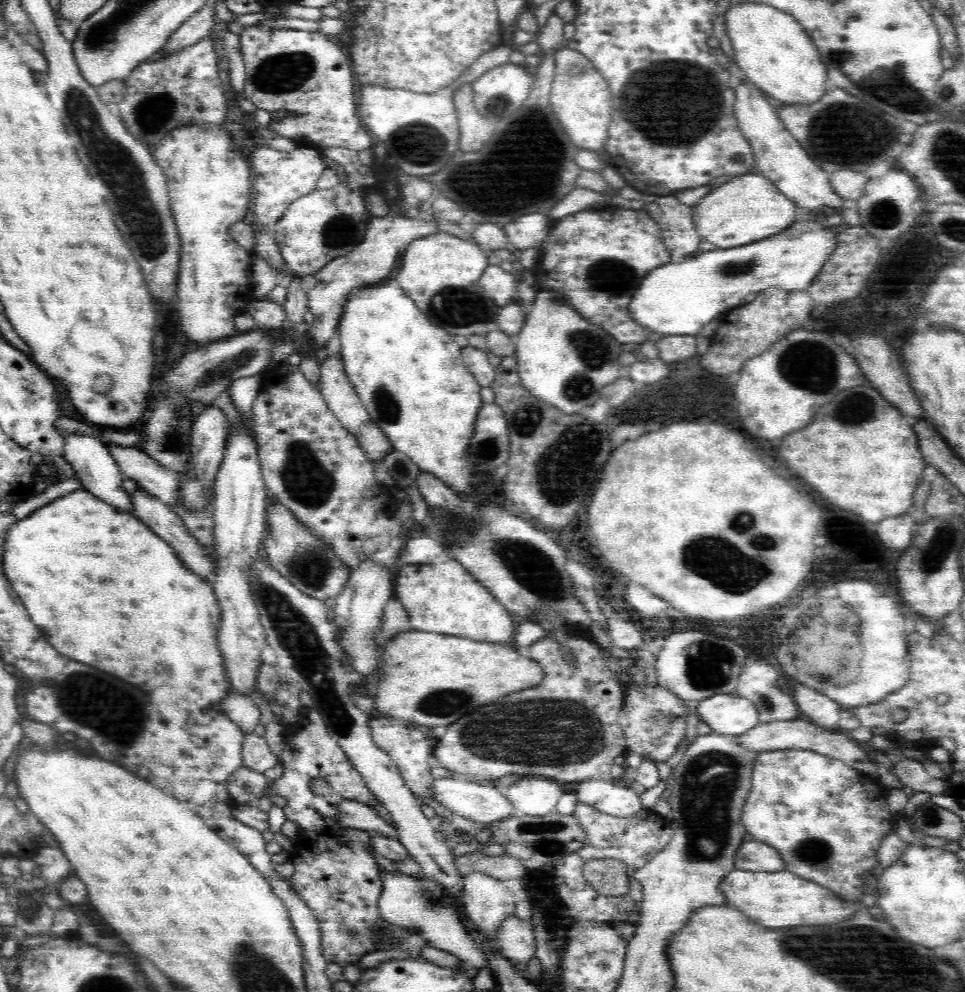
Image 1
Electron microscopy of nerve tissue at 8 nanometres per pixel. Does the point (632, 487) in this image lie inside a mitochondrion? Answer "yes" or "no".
no

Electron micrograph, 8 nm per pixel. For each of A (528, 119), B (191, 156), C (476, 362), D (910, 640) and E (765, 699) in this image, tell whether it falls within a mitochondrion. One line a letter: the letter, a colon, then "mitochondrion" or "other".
A: mitochondrion
B: other
C: other
D: other
E: mitochondrion

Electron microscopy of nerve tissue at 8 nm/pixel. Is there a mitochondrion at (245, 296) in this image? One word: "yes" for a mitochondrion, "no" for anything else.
no

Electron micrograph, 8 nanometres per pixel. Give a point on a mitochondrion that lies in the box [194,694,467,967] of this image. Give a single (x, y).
(428, 900)

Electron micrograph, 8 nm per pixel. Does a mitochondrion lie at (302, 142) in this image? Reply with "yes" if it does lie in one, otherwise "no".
no

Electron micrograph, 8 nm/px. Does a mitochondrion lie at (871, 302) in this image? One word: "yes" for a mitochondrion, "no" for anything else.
no

